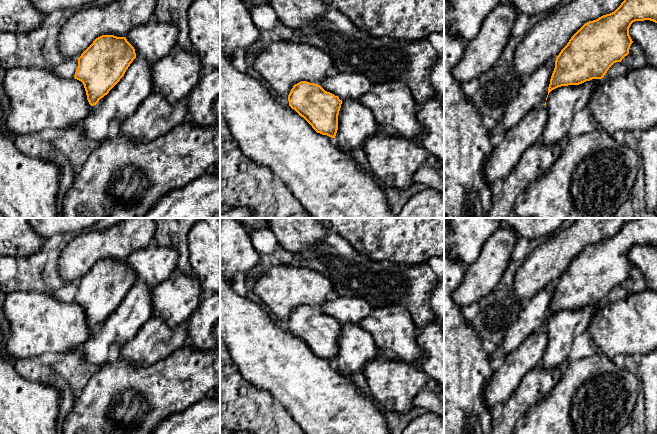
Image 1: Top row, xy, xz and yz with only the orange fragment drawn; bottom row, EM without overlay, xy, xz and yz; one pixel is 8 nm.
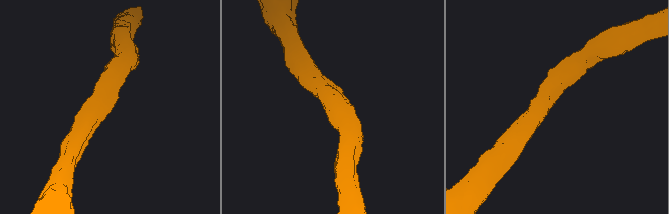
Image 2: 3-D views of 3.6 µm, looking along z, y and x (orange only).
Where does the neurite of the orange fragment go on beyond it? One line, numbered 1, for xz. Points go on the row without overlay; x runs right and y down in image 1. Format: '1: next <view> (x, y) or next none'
1: next none

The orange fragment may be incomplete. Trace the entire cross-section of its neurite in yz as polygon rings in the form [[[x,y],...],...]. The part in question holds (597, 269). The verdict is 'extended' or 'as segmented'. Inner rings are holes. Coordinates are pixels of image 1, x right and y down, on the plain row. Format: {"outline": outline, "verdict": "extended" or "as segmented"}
{"outline": [[[637,218],[625,222],[614,236],[585,247],[557,280],[548,319],[561,310],[579,309],[592,303],[602,303],[614,287],[621,286],[629,278],[633,267],[629,259],[631,248],[644,244],[657,247],[657,218]]], "verdict": "as segmented"}

